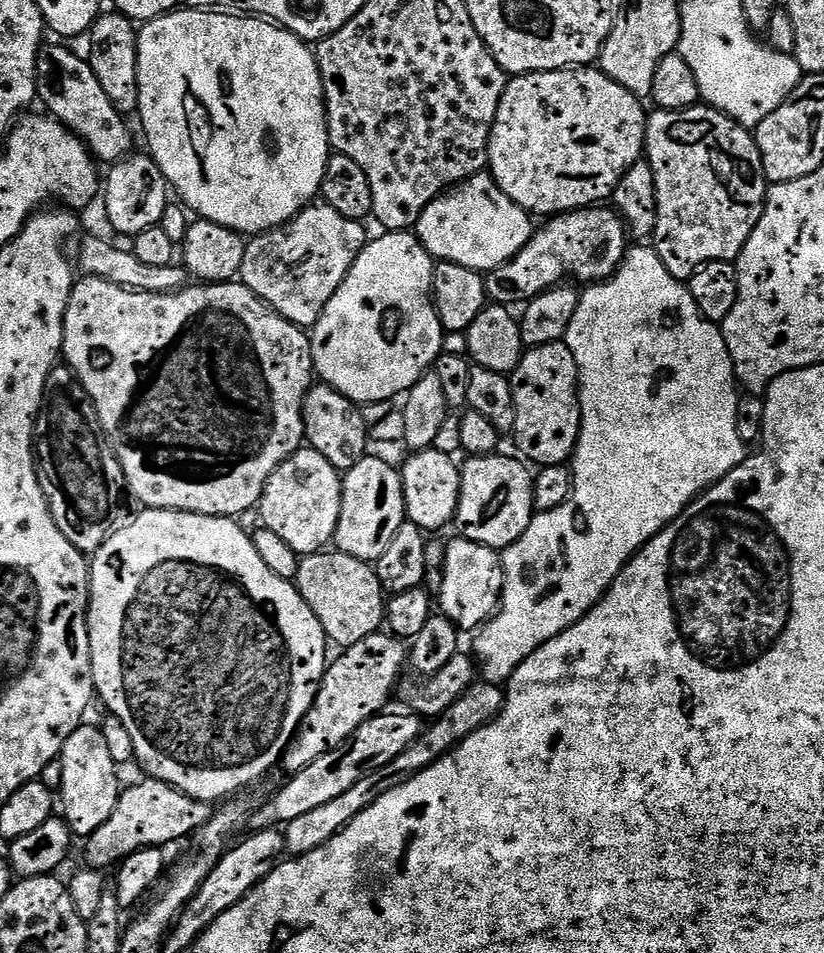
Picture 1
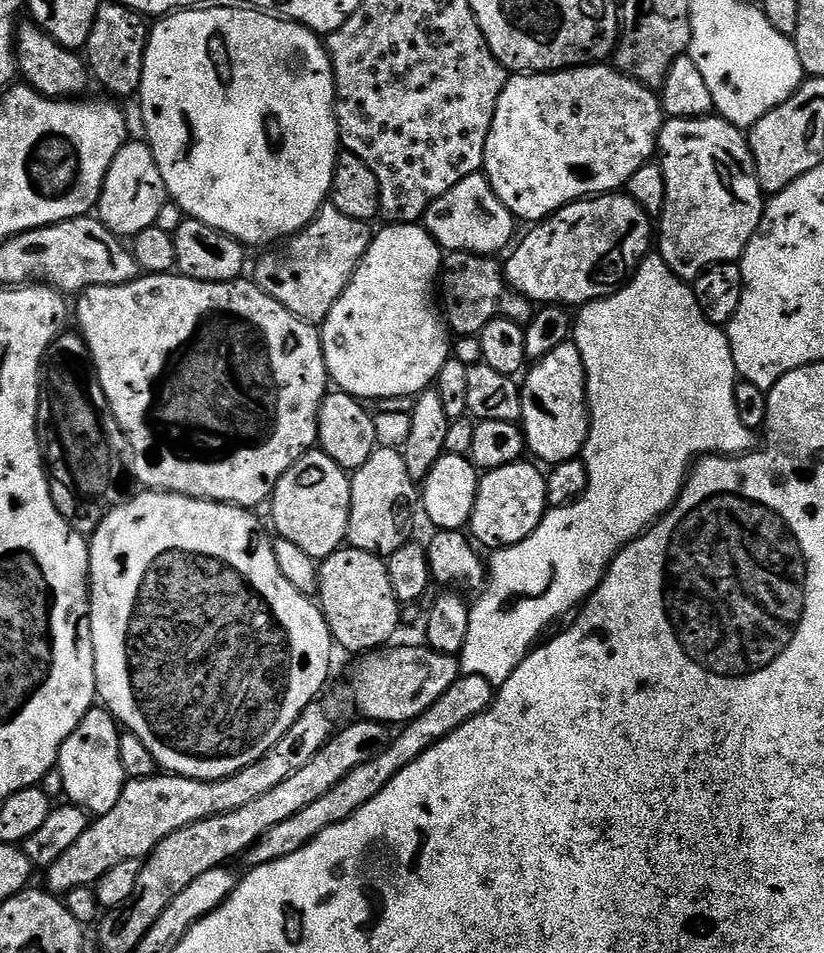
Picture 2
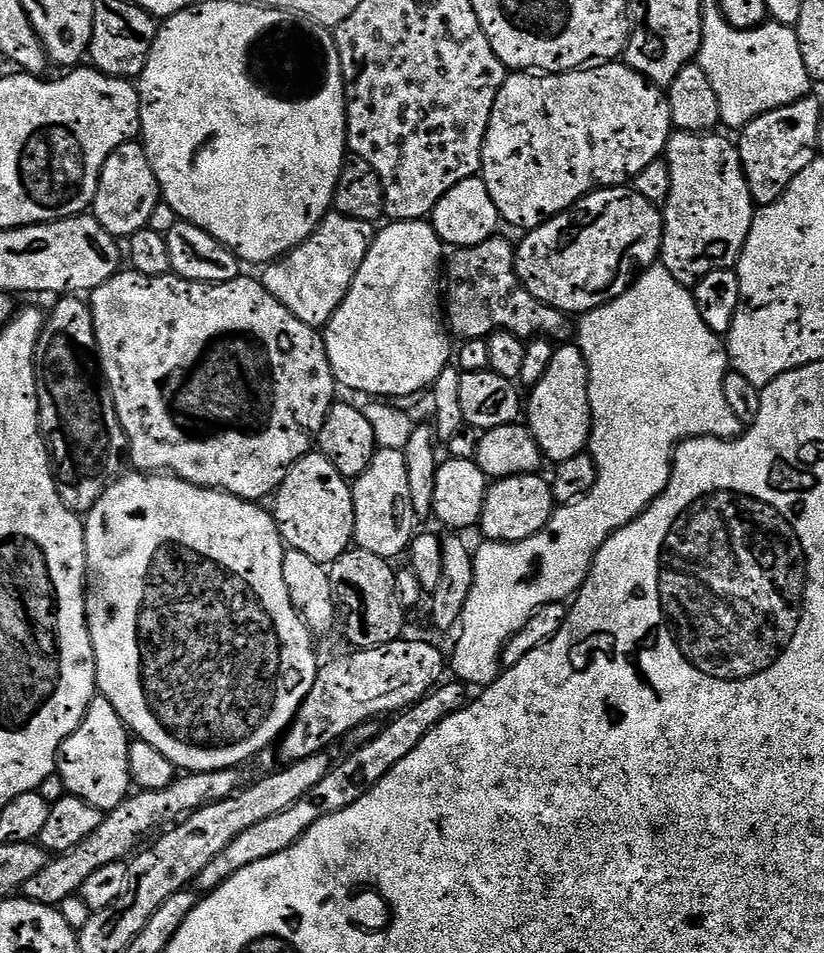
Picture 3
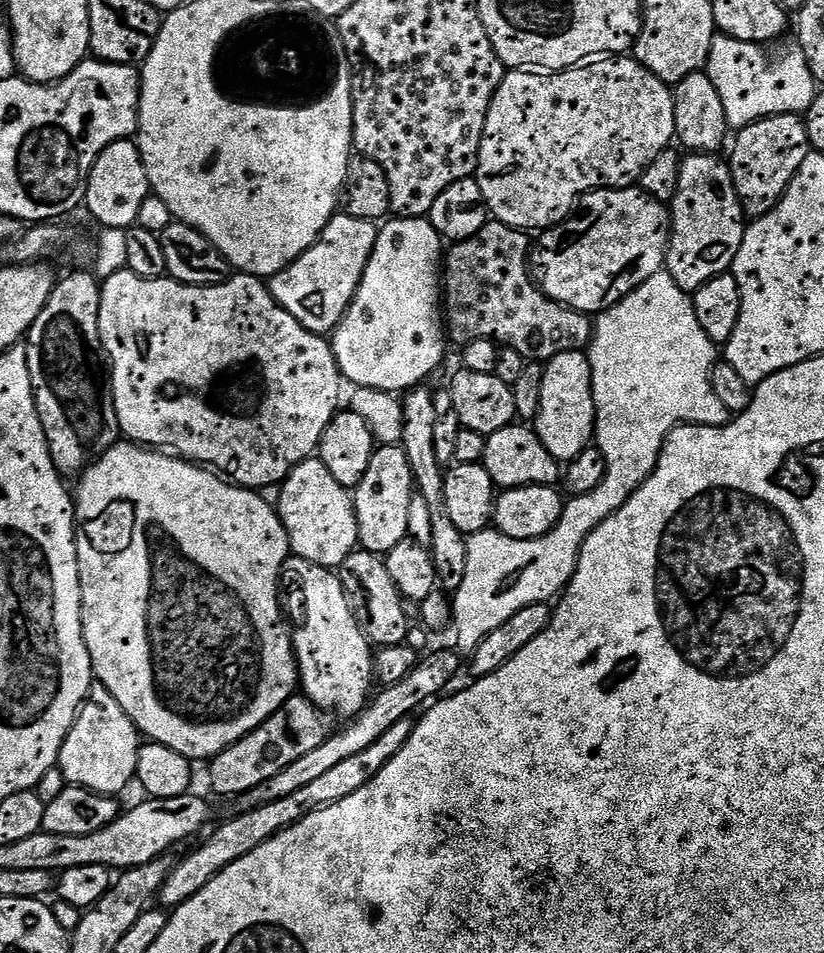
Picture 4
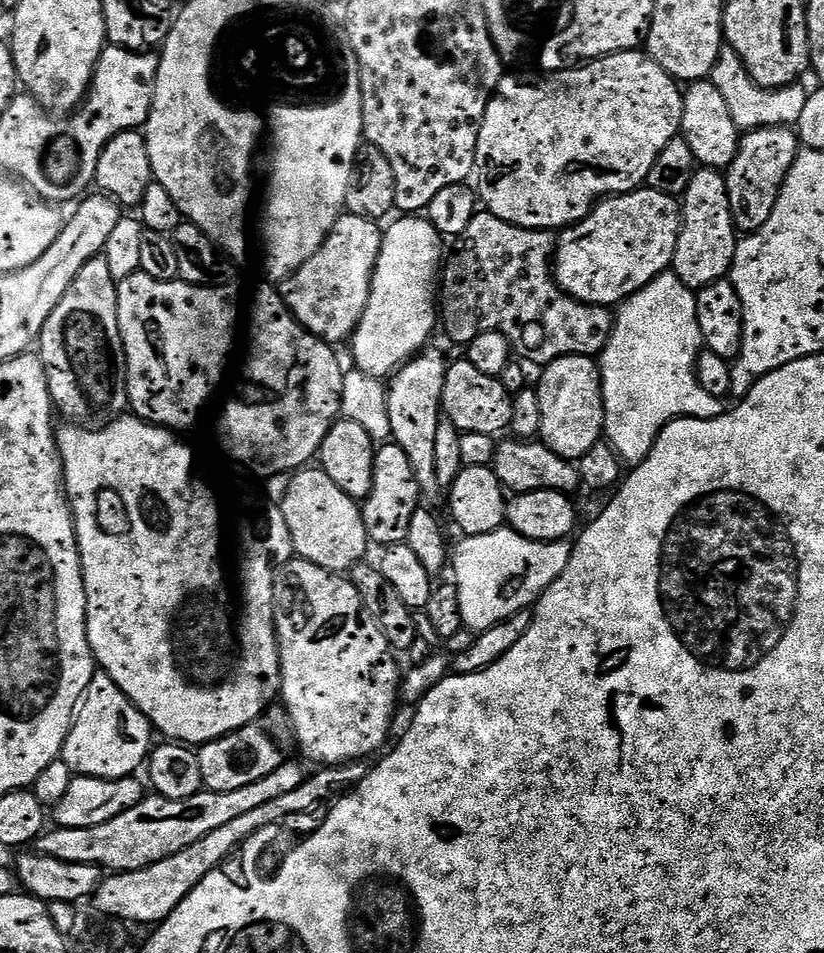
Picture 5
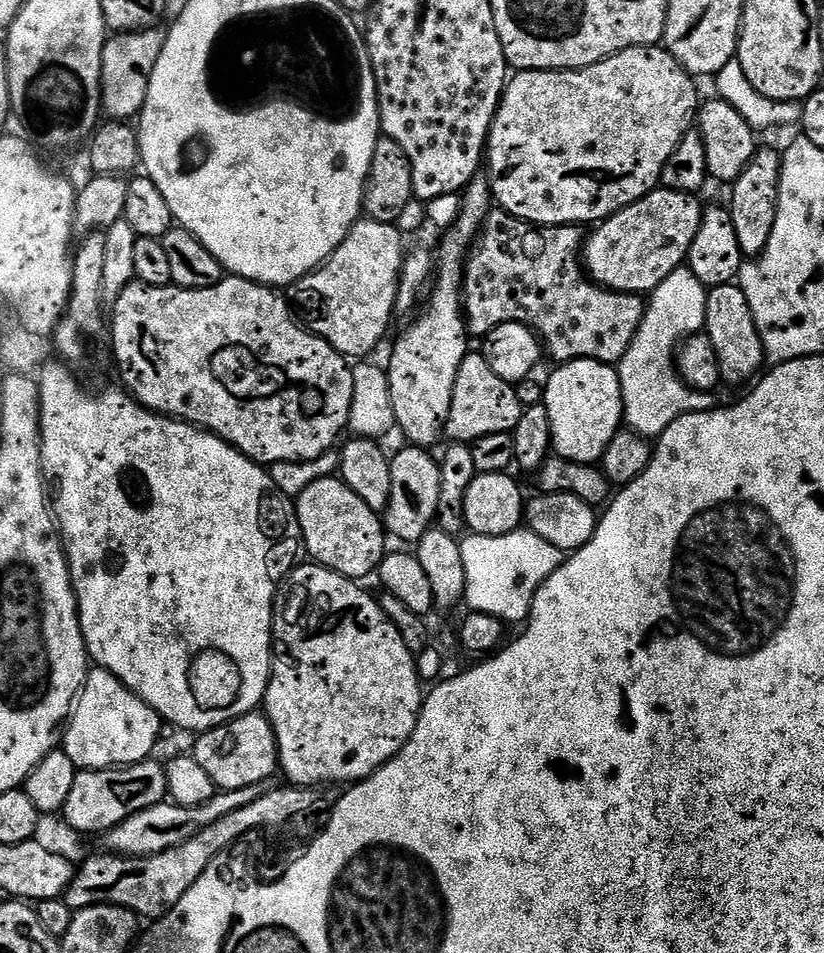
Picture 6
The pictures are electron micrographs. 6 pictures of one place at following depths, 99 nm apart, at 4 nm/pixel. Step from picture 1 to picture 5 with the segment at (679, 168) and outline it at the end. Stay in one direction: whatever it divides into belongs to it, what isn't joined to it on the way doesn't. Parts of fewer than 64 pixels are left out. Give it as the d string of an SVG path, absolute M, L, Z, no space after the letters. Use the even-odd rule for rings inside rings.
M700 168L682 197L680 237L671 271L688 288L702 289L731 273L737 243L738 231L731 214L725 173L714 168Z

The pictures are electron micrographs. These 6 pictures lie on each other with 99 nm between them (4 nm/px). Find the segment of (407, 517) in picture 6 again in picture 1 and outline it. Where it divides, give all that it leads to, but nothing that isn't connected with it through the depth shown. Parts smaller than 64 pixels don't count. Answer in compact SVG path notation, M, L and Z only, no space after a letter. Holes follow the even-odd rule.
M369 454L349 472L343 473L342 506L336 527L334 544L350 558L375 562L382 558L386 546L398 534L398 526L406 523L404 515L404 477L375 454Z

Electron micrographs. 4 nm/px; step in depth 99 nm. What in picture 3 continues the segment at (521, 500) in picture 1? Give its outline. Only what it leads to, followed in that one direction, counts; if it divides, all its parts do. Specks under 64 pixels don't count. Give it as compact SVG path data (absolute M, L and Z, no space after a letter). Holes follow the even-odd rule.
M540 474L511 476L505 480L495 481L489 487L478 525L479 531L484 531L485 541L513 544L538 534L548 525L554 511L554 501L552 485L542 477Z

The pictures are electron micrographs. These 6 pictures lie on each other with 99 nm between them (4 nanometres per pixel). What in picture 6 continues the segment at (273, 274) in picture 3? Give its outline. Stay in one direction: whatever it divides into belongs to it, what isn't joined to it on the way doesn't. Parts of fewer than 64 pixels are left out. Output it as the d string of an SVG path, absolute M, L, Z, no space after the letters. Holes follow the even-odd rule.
M367 218L357 220L329 260L291 285L291 303L298 312L300 307L308 331L321 336L345 358L371 357L368 355L379 346L380 339L388 332L388 323L394 317L400 272L406 255L404 242L405 237L395 224Z

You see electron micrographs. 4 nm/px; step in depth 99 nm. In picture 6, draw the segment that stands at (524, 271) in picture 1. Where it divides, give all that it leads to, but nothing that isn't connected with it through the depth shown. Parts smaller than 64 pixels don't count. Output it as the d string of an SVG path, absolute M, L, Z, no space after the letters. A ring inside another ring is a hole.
M660 186L655 192L646 194L638 202L618 210L603 221L589 240L587 237L582 248L582 264L592 283L609 288L612 292L651 294L675 268L681 267L688 259L688 251L700 225L702 211L702 204L696 199L695 195Z

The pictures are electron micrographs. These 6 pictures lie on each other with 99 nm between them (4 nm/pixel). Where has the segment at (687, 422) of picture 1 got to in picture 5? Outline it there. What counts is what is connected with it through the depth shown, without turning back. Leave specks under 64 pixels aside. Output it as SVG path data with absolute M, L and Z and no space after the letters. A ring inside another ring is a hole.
M663 272L642 291L635 292L629 300L619 305L614 316L612 337L600 353L598 363L600 385L604 394L606 440L625 465L642 463L656 445L658 434L670 421L680 420L684 416L709 420L718 418L726 410L725 401L707 392L696 377L696 363L703 348L702 330L698 326L696 292L685 286L675 272ZM505 526L496 532L490 534L478 534L477 536L464 536L461 539L461 544L454 548L454 555L450 560L451 571L456 571L454 583L458 590L458 602L461 603L461 618L463 620L463 627L473 634L481 634L488 629L494 627L496 624L502 623L504 620L510 619L519 612L531 609L533 605L539 601L540 597L544 595L544 591L550 587L555 580L562 574L562 570L566 570L566 566L572 557L573 545L562 540L531 540L522 534L512 531L511 527Z

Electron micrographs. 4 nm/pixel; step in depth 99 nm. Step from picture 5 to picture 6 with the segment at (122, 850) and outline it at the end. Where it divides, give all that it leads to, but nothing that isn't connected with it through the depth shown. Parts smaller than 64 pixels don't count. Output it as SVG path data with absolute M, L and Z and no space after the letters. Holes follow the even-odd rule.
M264 784L246 786L242 790L230 790L229 792L220 790L210 798L210 802L202 802L202 806L182 806L171 802L155 804L126 818L126 822L103 833L103 851L118 856L153 856L162 850L170 850L189 840L206 826L212 826L214 822L218 822L218 818L224 818L226 814L232 814L234 810L248 806L250 802L257 800L265 790Z

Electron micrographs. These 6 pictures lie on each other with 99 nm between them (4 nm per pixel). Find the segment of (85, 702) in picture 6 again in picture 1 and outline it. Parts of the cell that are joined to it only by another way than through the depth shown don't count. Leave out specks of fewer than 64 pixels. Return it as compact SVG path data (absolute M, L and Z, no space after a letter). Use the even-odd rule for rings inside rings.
M81 723L80 727L74 730L74 734L70 734L70 738L66 738L64 749L60 751L58 757L62 762L62 786L58 793L59 799L62 801L62 808L64 804L62 816L68 821L68 827L72 829L73 833L81 838L92 836L94 830L98 830L98 826L102 826L102 822L106 822L112 817L114 806L118 806L118 798L122 791L122 783L120 784L119 778L116 777L118 766L110 754L102 730L95 723L93 725L88 723Z

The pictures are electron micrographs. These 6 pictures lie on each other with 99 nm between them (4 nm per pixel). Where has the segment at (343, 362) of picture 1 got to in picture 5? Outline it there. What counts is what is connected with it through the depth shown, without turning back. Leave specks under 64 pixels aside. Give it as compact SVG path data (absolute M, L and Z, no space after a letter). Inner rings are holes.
M425 217L399 218L384 232L367 310L350 340L355 367L381 378L399 372L409 360L429 347L431 340L428 339L438 328L438 289L442 284L445 241Z

